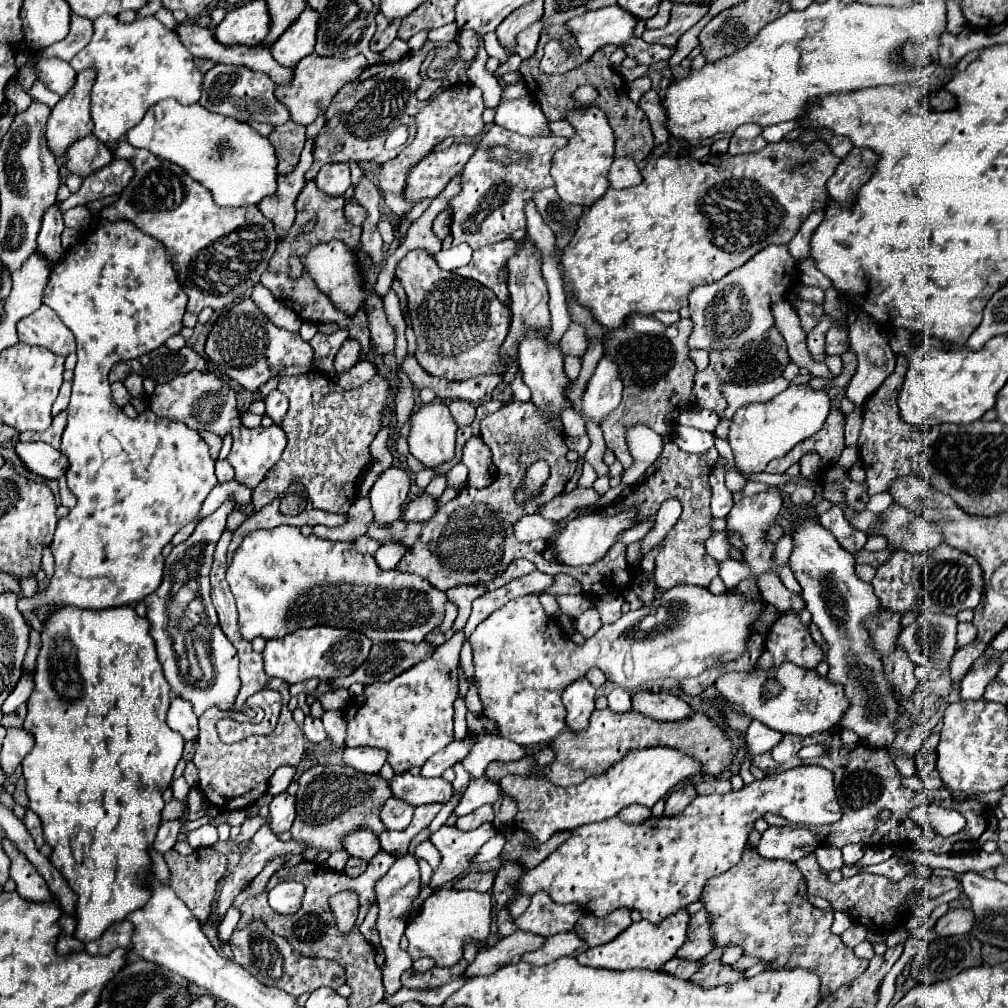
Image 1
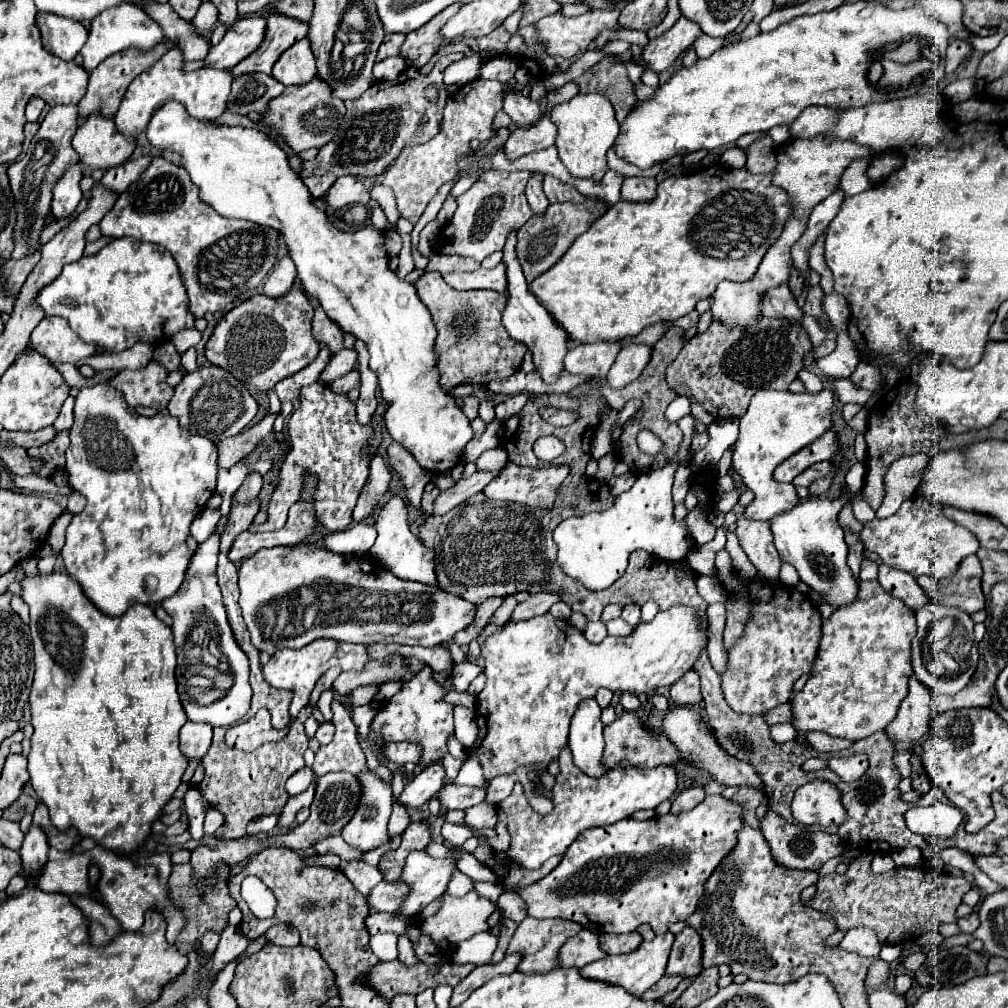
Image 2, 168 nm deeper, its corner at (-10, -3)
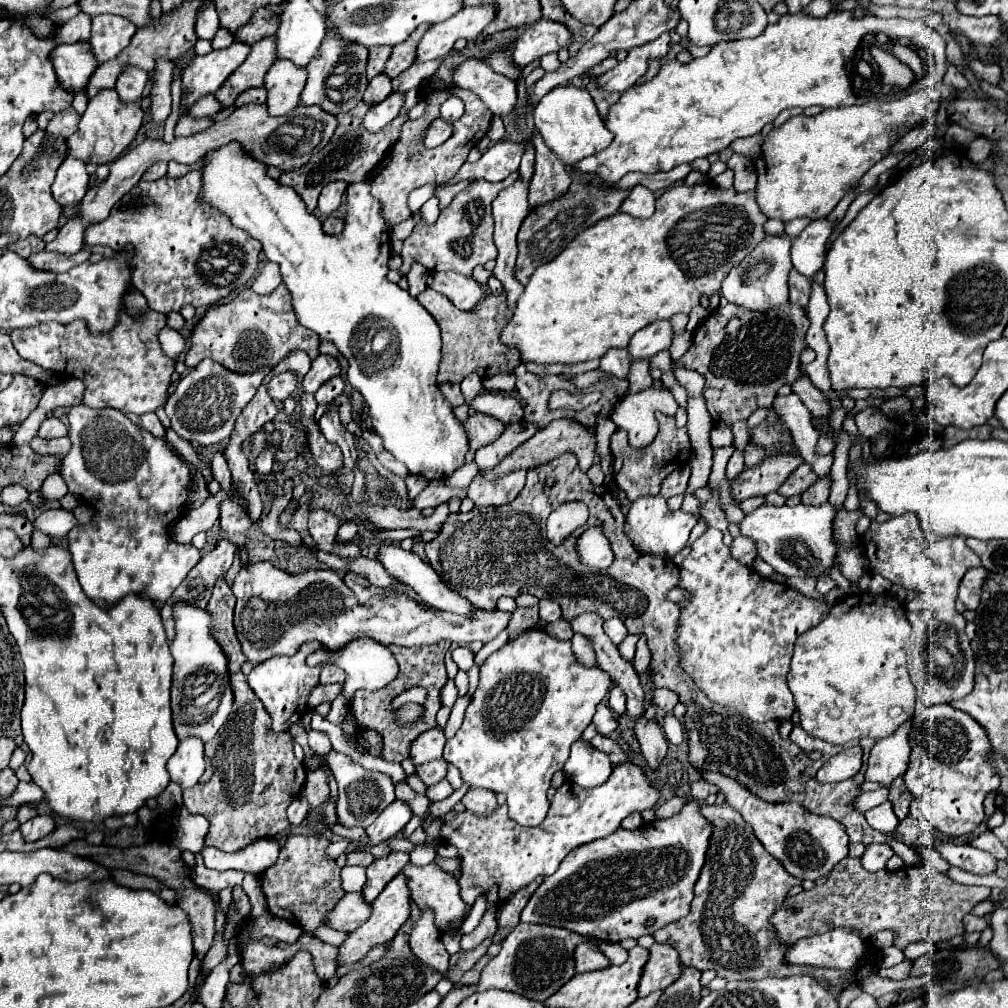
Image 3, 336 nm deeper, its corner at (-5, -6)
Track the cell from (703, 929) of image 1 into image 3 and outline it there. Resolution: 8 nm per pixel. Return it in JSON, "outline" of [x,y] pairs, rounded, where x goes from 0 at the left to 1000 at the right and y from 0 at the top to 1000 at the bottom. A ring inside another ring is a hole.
{"outline":[[[651,936],[645,939],[647,949],[639,959],[639,969],[635,973],[635,987],[645,987],[647,983],[659,983],[677,967],[677,953],[673,943],[663,936]]]}

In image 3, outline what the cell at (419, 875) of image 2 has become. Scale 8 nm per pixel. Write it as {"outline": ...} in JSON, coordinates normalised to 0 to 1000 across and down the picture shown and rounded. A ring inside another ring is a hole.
{"outline":[[[395,866],[377,886],[377,890],[373,890],[373,894],[369,896],[369,908],[367,912],[357,918],[353,924],[347,926],[347,930],[335,939],[335,957],[347,957],[355,951],[359,951],[363,947],[363,943],[373,938],[373,936],[383,936],[387,934],[395,922],[405,914],[407,910],[407,898],[409,898],[409,886],[405,880],[405,870],[401,870],[401,866]]]}

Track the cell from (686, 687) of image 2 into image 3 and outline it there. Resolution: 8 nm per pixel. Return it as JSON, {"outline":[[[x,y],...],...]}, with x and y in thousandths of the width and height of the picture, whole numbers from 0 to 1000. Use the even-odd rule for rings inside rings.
{"outline":[[[657,682],[657,684],[649,684],[647,695],[649,695],[653,701],[657,701],[661,707],[665,707],[665,705],[669,703],[669,699],[673,697],[673,689],[671,689],[667,684]]]}

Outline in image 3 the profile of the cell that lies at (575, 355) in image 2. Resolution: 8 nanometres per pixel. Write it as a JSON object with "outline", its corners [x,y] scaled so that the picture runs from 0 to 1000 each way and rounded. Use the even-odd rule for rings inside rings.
{"outline":[[[607,344],[593,358],[595,358],[595,364],[593,364],[595,368],[607,370],[613,376],[621,376],[623,368],[625,368],[625,358],[623,358],[623,348],[621,346]]]}

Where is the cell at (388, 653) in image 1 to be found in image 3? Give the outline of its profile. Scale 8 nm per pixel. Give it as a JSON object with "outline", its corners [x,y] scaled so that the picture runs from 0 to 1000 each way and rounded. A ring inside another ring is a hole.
{"outline":[[[339,678],[315,680],[313,684],[310,684],[310,689],[306,691],[306,699],[308,699],[308,701],[313,701],[313,699],[317,699],[317,697],[321,697],[321,695],[327,697],[329,693],[333,693],[333,691],[339,688],[339,684],[341,684]]]}

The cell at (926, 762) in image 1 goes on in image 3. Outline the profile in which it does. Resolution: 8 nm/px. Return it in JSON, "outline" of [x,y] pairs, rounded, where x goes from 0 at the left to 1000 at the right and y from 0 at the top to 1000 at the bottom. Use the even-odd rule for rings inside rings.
{"outline":[[[889,771],[889,775],[885,775],[883,779],[883,795],[887,799],[887,807],[891,813],[897,813],[899,807],[901,807],[901,801],[905,797],[905,787],[899,783],[897,779],[897,773],[895,771]]]}

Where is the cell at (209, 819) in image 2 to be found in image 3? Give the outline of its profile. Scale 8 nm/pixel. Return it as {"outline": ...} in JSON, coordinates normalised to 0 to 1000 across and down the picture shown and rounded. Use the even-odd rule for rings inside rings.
{"outline":[[[181,801],[179,809],[171,816],[173,816],[173,824],[175,824],[171,836],[180,844],[187,843],[191,847],[199,845],[206,826],[206,813],[202,809],[187,807]]]}

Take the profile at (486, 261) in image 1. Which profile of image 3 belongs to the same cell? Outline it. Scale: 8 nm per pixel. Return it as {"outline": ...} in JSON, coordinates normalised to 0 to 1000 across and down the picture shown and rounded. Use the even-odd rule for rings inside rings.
{"outline":[[[448,269],[425,271],[425,285],[442,293],[454,307],[466,307],[480,295],[480,287],[470,275],[460,275]]]}

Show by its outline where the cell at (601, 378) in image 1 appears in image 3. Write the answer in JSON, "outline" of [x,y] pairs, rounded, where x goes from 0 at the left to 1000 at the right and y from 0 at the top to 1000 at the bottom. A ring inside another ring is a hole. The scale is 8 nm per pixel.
{"outline":[[[651,318],[651,320],[635,326],[631,330],[631,334],[625,336],[625,342],[623,342],[625,358],[647,356],[651,350],[665,344],[667,332],[669,332],[669,328],[663,318]]]}

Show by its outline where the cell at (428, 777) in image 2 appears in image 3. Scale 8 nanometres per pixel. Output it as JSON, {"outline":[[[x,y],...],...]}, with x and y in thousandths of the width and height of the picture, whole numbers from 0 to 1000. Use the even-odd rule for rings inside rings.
{"outline":[[[389,795],[377,809],[375,813],[363,822],[367,830],[367,838],[375,838],[387,830],[393,830],[401,822],[401,818],[409,813],[409,803],[405,801],[403,795]]]}

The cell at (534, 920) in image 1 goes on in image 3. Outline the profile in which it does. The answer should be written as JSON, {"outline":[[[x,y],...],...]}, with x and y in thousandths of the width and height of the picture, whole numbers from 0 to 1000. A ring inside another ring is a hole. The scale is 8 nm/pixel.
{"outline":[[[516,916],[512,922],[498,934],[496,945],[480,959],[480,965],[474,975],[474,983],[480,981],[504,981],[516,985],[520,989],[528,989],[534,993],[542,993],[548,985],[552,985],[562,973],[569,967],[569,939],[581,934],[573,926],[567,926],[558,920],[532,918],[532,916]]]}

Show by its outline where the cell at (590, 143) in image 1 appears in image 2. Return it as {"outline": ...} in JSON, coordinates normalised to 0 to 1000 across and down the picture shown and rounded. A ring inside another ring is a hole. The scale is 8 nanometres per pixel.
{"outline":[[[572,93],[564,101],[551,103],[545,113],[547,121],[553,125],[553,149],[561,167],[574,177],[592,177],[596,179],[602,171],[600,153],[608,145],[614,133],[614,121],[610,119],[610,111],[606,101],[598,93]]]}

